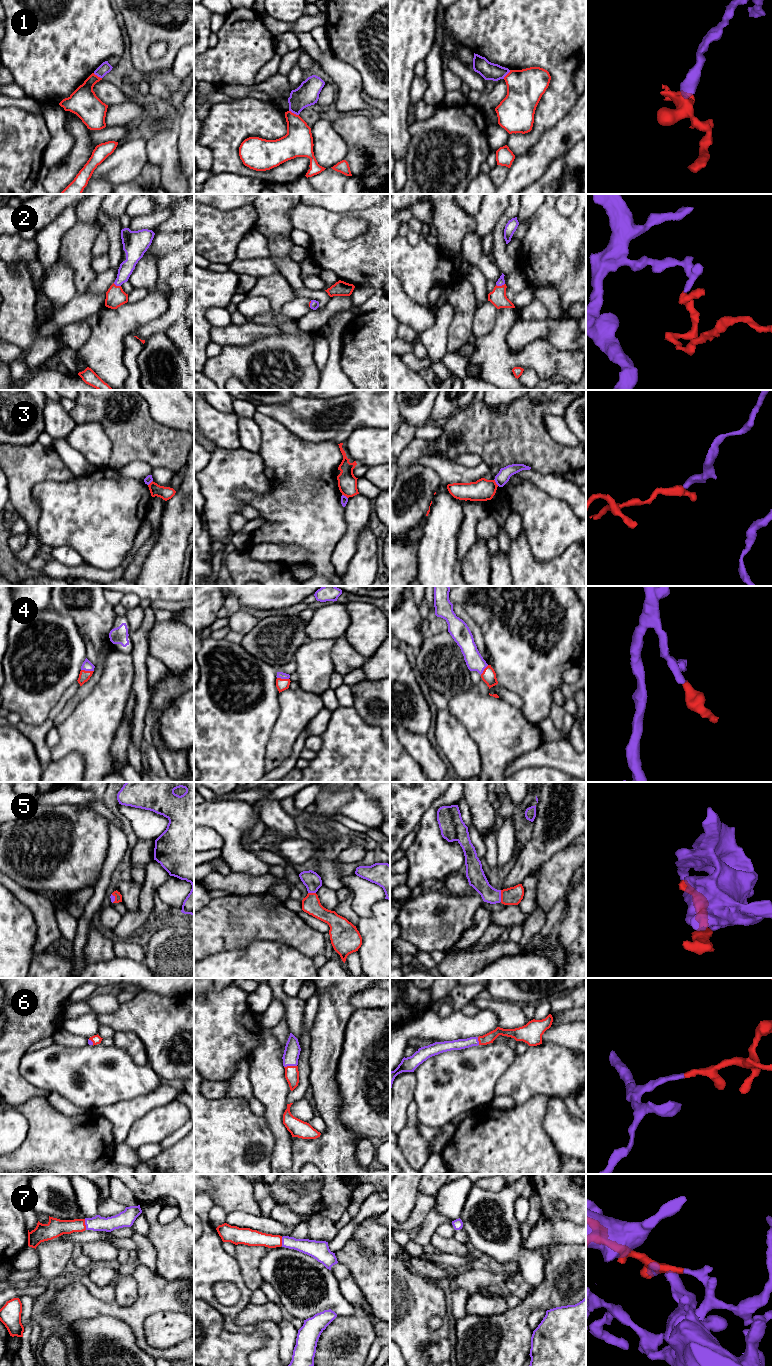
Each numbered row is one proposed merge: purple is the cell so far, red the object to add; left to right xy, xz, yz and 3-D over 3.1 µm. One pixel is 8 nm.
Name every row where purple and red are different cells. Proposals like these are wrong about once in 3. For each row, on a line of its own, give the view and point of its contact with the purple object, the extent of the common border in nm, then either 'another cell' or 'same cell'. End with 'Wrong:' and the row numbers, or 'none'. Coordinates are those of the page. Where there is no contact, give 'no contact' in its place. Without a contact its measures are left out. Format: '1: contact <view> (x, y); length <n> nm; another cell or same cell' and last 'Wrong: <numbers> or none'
1: contact xz (294, 113); length 90 nm; another cell
2: contact yz (500, 285); length 70 nm; same cell
3: contact yz (495, 481); length 70 nm; another cell
4: contact xy (87, 670); length 110 nm; same cell
5: contact yz (500, 896); length 100 nm; same cell
6: contact xz (290, 1065); length 110 nm; same cell
7: contact xy (85, 1224); length 90 nm; same cell
Wrong: 1, 3

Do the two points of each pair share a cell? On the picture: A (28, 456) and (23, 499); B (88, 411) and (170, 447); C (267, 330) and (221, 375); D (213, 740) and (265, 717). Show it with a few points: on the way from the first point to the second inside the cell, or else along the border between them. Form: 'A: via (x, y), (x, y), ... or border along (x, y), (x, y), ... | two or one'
A: via (24, 467), (23, 488) | one
B: via (108, 419), (125, 423), (150, 442) | one
C: border along (282, 332), (237, 346) | two
D: via (226, 727), (236, 717), (252, 717) | one

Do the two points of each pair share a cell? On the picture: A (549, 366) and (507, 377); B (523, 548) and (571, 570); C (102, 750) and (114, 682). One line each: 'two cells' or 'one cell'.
A: one cell
B: one cell
C: one cell

